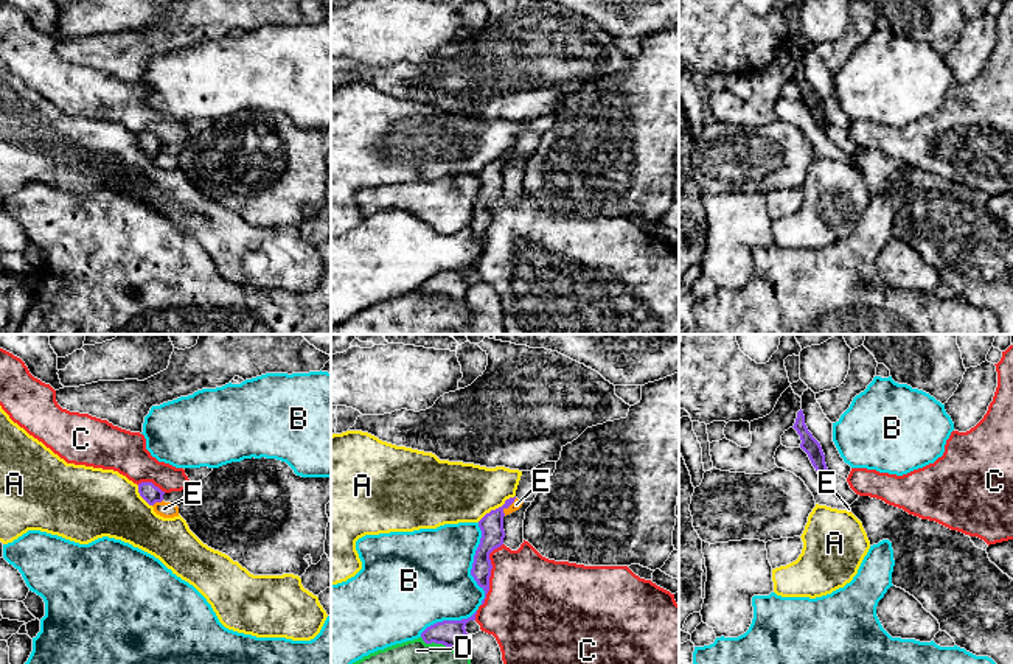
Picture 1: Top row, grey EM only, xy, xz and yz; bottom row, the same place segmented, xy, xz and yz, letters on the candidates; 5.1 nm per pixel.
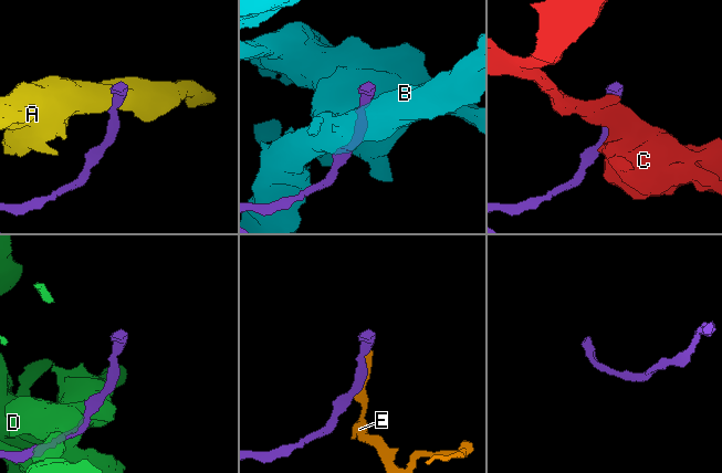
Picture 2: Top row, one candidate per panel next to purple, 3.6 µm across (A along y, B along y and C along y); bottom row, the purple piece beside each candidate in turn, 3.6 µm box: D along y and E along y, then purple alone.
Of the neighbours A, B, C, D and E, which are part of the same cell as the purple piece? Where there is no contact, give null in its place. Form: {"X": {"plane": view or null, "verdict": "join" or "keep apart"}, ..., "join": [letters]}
{"A": {"plane": "xz", "verdict": "keep apart"}, "B": {"plane": "xz", "verdict": "keep apart"}, "C": {"plane": "xz", "verdict": "keep apart"}, "D": {"plane": "xz", "verdict": "keep apart"}, "E": {"plane": "xz", "verdict": "keep apart"}, "join": []}

